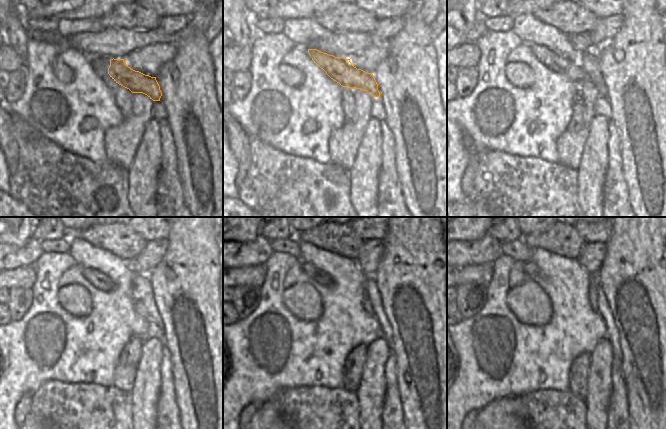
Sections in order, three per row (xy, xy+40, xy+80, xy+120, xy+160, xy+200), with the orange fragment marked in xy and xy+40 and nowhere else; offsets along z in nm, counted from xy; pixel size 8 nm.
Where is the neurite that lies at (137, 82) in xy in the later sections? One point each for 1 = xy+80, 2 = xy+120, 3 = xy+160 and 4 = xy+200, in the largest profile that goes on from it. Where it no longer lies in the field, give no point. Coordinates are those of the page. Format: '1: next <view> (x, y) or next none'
1: next xy+80 (556, 62)
2: next xy+120 (97, 279)
3: next xy+160 (322, 278)
4: next xy+200 (530, 268)

